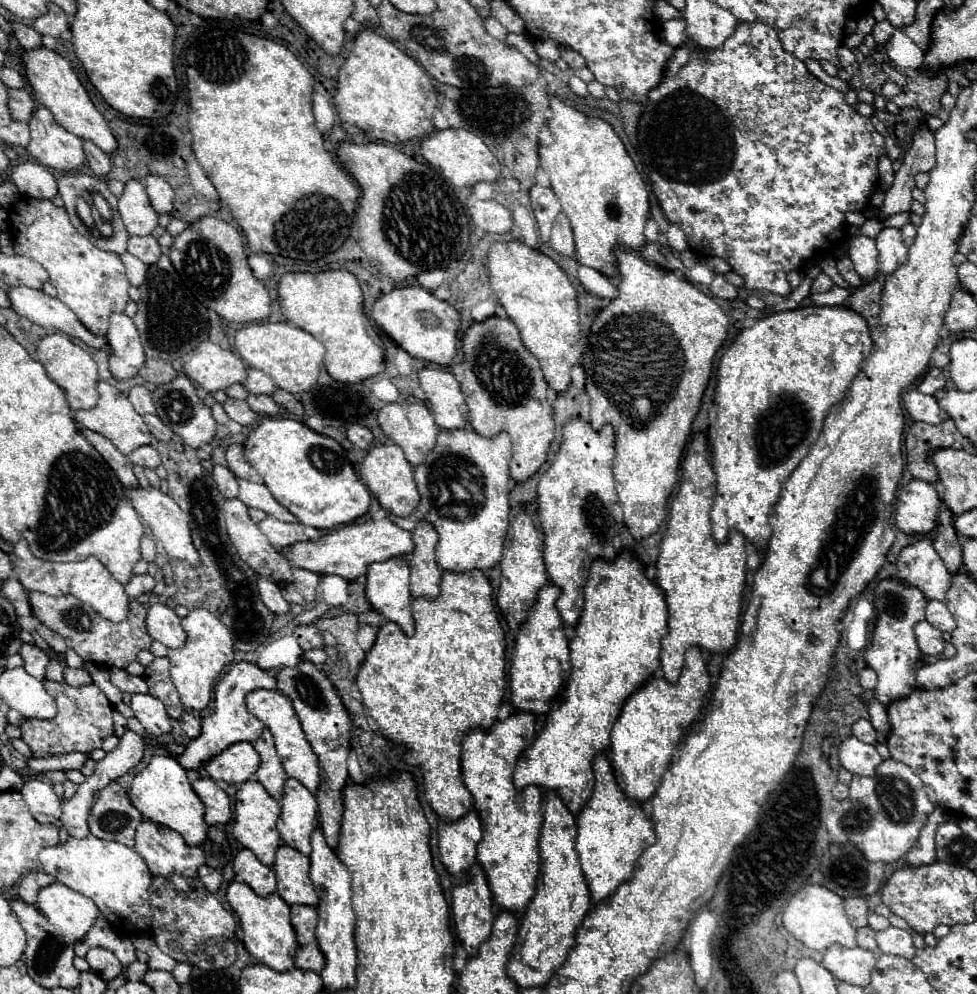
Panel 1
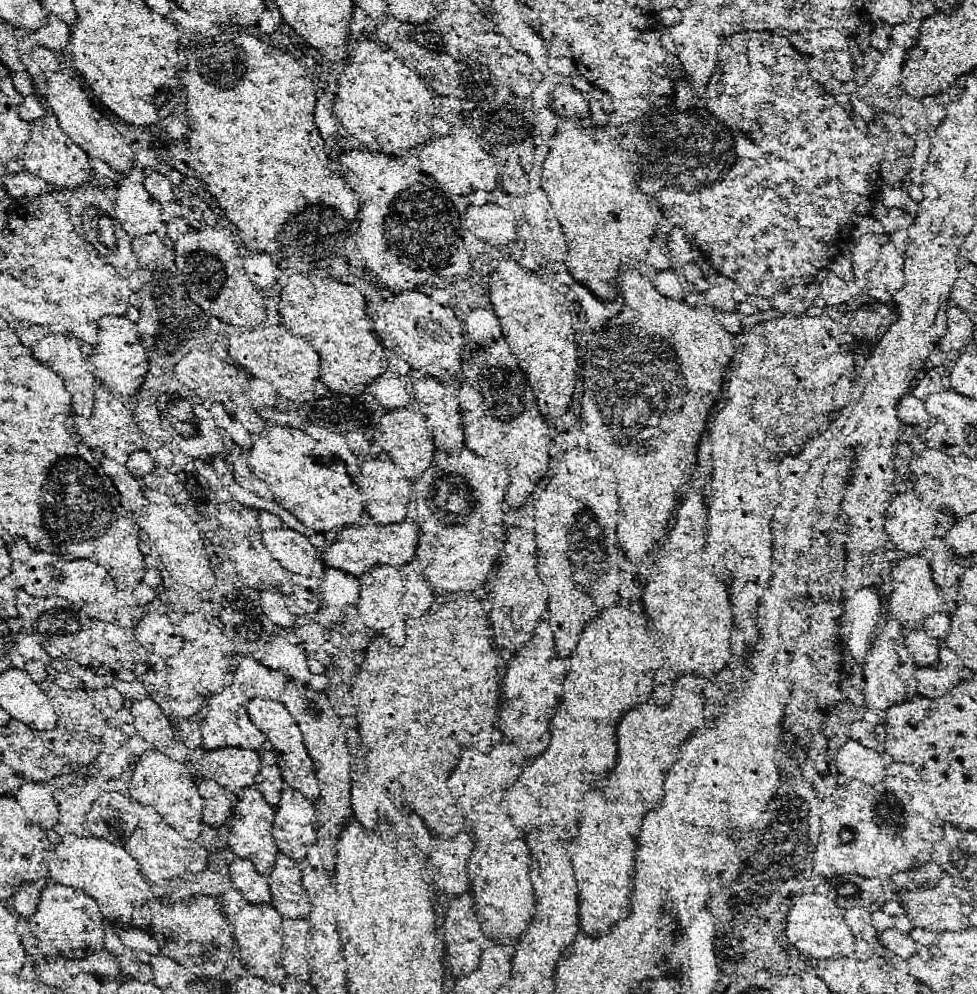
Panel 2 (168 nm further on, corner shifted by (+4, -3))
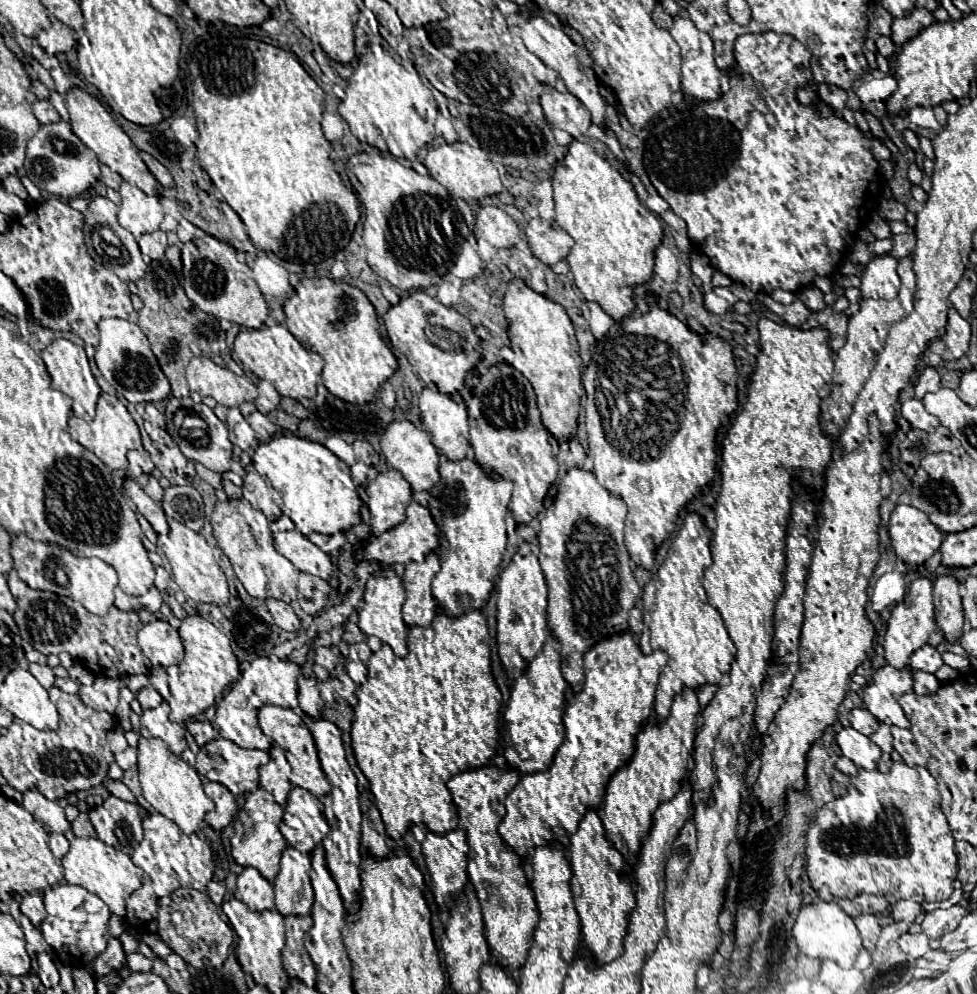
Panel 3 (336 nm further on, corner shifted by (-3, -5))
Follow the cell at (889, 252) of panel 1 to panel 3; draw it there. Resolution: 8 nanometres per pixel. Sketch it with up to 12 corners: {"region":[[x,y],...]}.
{"region":[[889,254],[871,260],[861,296],[893,300],[901,284]]}

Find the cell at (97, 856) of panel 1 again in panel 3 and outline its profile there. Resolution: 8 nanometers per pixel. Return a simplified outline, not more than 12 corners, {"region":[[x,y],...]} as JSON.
{"region":[[75,836],[65,880],[97,894],[117,916],[143,870],[99,838]]}

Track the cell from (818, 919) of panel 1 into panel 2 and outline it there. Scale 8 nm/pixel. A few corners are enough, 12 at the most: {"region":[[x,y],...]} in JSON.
{"region":[[802,892],[786,916],[786,940],[816,960],[852,956],[842,908]]}

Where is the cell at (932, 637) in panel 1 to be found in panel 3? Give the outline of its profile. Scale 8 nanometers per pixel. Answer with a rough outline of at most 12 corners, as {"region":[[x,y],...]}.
{"region":[[925,644],[911,656],[911,668],[933,674],[941,654]]}

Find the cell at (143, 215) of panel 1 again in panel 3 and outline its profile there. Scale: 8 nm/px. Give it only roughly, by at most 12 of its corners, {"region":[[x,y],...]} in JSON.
{"region":[[123,182],[119,224],[135,238],[155,232],[161,200]]}

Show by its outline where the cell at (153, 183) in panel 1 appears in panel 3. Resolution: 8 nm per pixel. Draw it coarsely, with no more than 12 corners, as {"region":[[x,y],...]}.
{"region":[[139,152],[163,188],[173,186],[171,172],[147,152]]}

